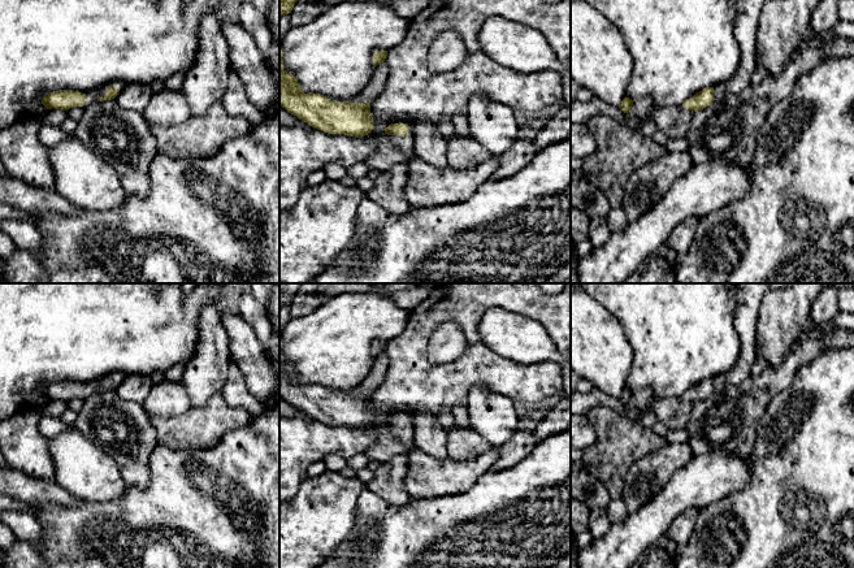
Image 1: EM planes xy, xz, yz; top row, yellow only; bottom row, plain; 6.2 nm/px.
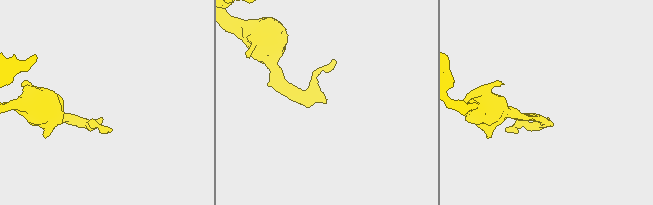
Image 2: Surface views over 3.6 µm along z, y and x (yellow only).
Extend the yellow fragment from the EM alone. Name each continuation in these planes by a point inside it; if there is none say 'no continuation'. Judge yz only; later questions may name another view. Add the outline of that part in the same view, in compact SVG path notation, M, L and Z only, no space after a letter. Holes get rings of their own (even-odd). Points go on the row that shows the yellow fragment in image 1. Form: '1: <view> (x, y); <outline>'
1: yz (748, 11); M737 0L736 39L741 47L741 65L736 75L714 87L715 100L741 94L751 82L757 60L757 34L760 12L767 0Z

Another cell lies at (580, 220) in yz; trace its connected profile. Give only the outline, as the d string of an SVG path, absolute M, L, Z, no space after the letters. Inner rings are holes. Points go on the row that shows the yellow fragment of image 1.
M571 207L571 242L573 244L589 239L589 221L588 213Z

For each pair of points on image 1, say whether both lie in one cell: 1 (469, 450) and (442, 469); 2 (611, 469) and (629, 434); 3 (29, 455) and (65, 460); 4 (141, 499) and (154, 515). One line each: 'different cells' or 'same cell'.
1: different cells
2: same cell
3: different cells
4: same cell

